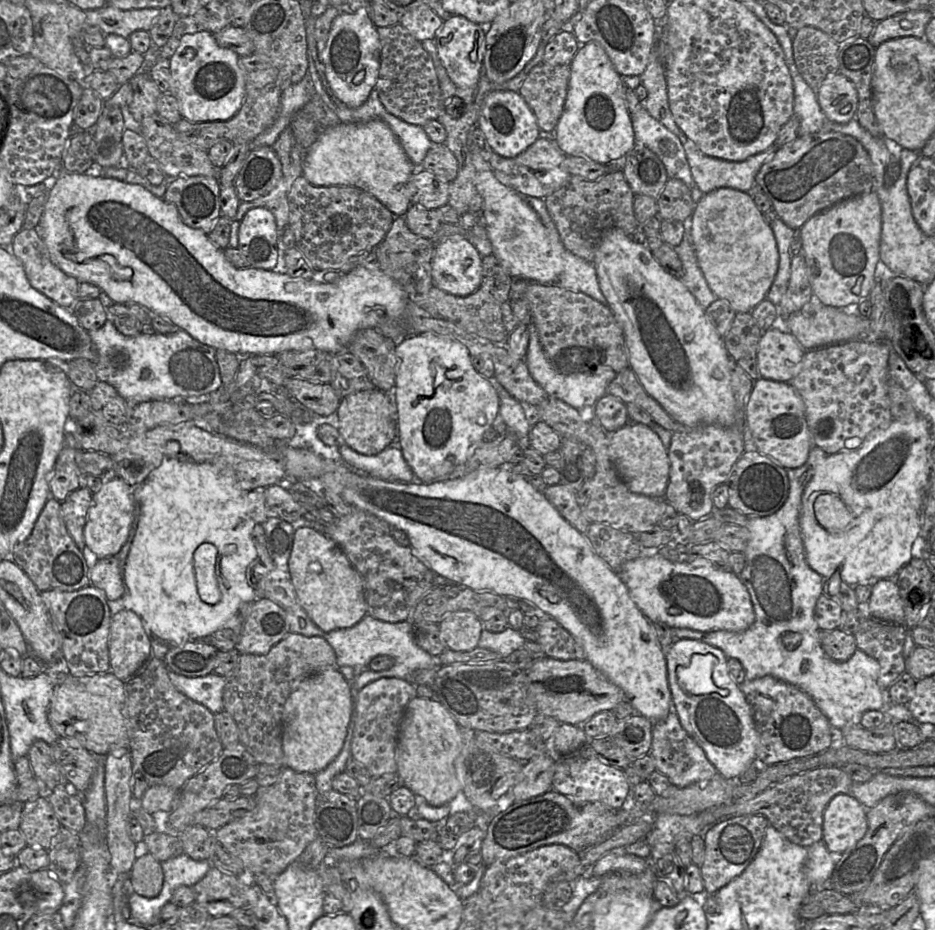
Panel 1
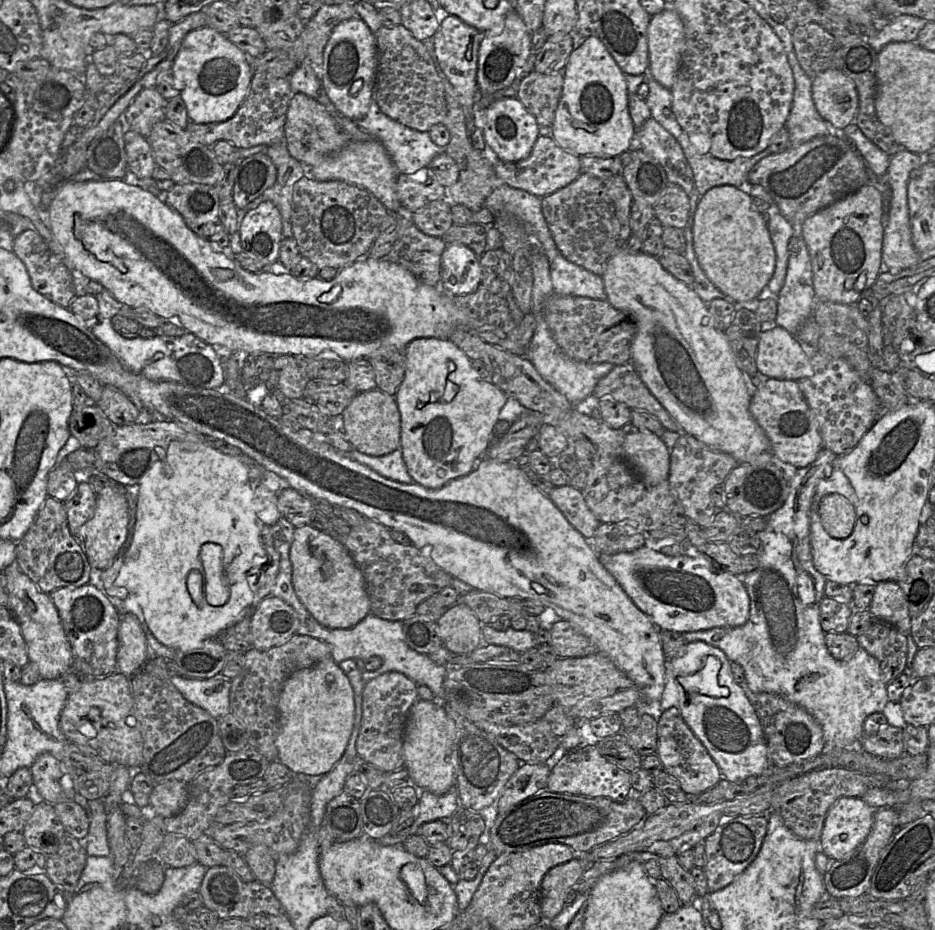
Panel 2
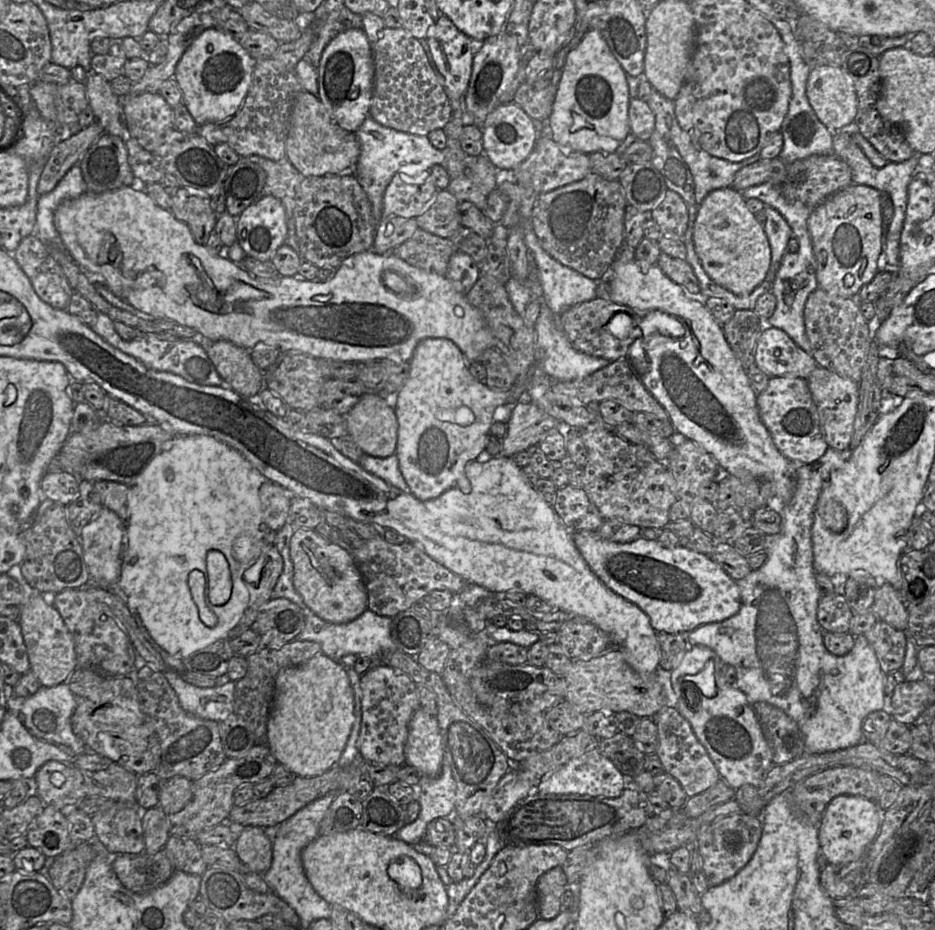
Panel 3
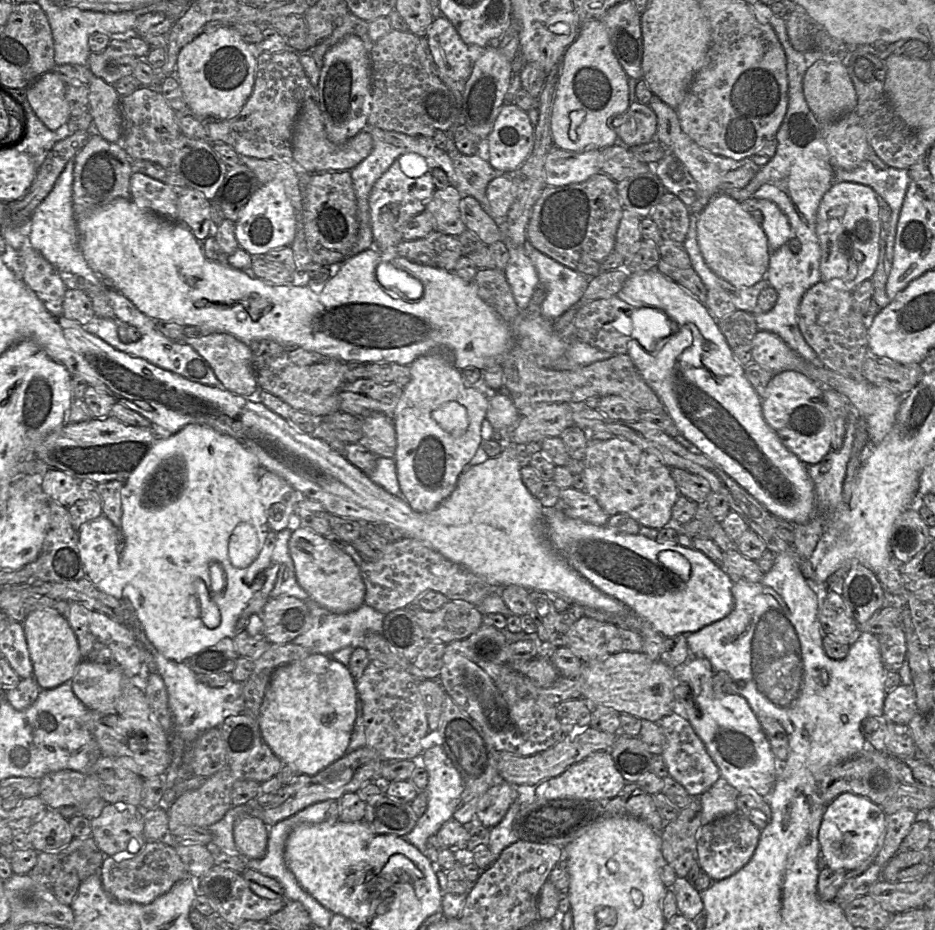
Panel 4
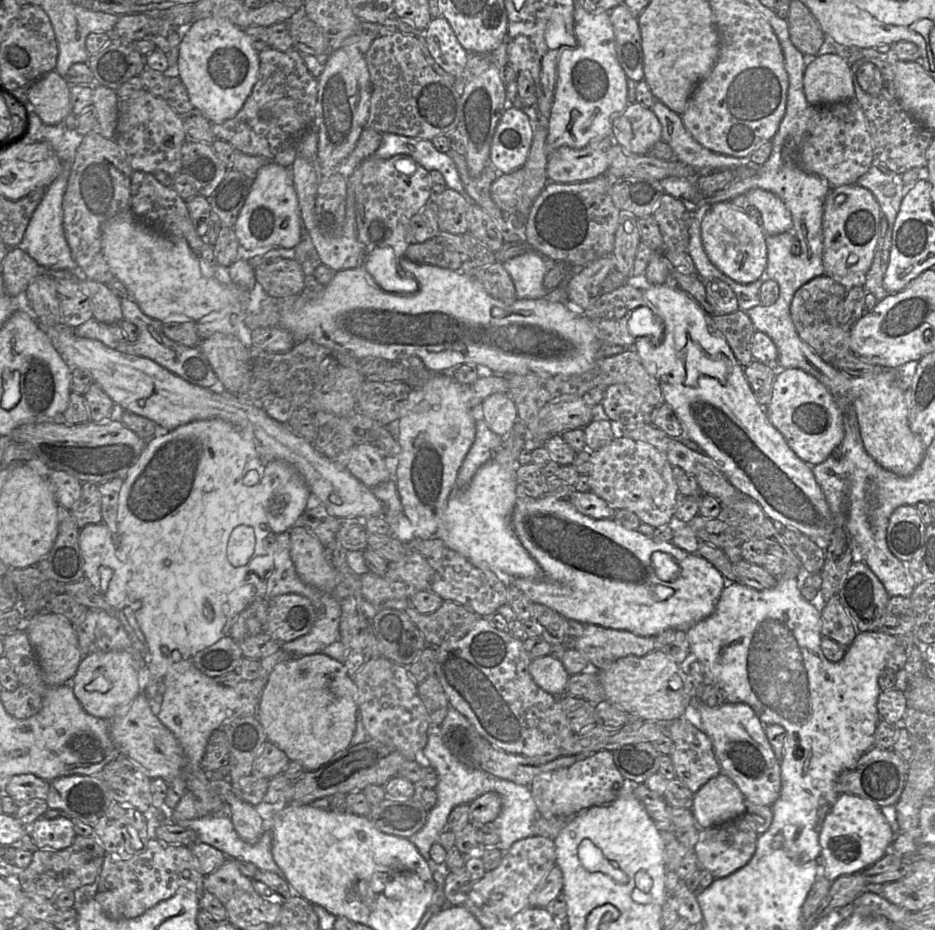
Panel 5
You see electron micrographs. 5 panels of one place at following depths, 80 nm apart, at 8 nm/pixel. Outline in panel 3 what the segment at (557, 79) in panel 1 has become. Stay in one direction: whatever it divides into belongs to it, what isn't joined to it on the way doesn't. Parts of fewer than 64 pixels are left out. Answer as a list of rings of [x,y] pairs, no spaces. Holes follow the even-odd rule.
[[[523,82],[514,95],[514,104],[524,110],[533,121],[542,122],[552,113],[557,87],[549,84],[542,90],[535,90]]]

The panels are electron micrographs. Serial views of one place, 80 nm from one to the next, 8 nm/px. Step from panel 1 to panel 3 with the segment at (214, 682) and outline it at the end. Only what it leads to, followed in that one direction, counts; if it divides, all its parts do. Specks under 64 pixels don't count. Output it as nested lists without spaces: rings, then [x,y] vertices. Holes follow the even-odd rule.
[[[168,668],[164,676],[178,696],[180,706],[203,719],[220,722],[234,712],[235,682],[225,678],[214,687],[188,683],[181,674]]]

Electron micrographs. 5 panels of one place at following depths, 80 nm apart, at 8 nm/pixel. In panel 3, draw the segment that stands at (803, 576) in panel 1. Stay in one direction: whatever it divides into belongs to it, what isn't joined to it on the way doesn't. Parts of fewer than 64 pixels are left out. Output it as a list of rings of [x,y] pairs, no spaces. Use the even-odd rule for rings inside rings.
[[[828,447],[824,455],[817,461],[807,465],[795,466],[795,484],[792,498],[779,510],[779,514],[782,518],[782,529],[776,535],[765,536],[764,551],[767,554],[767,561],[760,568],[751,571],[747,576],[736,581],[741,596],[740,610],[737,614],[722,622],[705,624],[686,634],[686,639],[689,646],[706,646],[716,652],[724,664],[729,664],[735,667],[737,674],[735,687],[741,690],[747,696],[748,701],[752,705],[757,702],[767,702],[784,711],[798,724],[801,732],[804,735],[805,754],[821,754],[825,752],[832,752],[854,747],[861,744],[862,742],[866,742],[863,738],[862,732],[863,720],[872,712],[879,710],[884,711],[884,707],[886,706],[886,695],[884,692],[886,674],[883,673],[876,654],[867,641],[866,637],[864,635],[855,636],[853,648],[844,656],[835,656],[826,649],[823,641],[824,631],[817,620],[818,604],[822,594],[816,582],[816,572],[813,565],[811,529],[814,520],[814,511],[825,482],[828,480],[828,478],[830,478],[834,471],[839,470],[843,466],[846,460],[850,457],[851,452],[852,451],[850,449],[841,451]]]

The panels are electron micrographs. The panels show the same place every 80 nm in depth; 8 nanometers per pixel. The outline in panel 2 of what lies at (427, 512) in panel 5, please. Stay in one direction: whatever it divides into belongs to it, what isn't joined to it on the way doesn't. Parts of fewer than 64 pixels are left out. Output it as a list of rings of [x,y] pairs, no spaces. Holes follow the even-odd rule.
[[[422,337],[412,340],[404,351],[406,370],[394,395],[400,413],[400,448],[413,482],[427,489],[440,489],[470,473],[491,444],[499,412],[509,398],[491,381],[479,377],[467,355],[449,339]]]

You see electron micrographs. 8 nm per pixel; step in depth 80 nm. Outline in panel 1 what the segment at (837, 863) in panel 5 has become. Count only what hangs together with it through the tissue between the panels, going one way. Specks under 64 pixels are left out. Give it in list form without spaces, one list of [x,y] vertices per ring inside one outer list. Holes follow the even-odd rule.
[[[849,794],[831,799],[823,814],[822,841],[833,855],[842,855],[867,832],[867,809]]]

